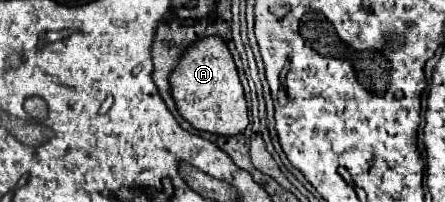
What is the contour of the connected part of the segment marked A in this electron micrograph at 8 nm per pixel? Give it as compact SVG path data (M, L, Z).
M205 37L189 47L171 75L171 87L179 113L195 129L217 135L237 135L249 125L243 85L239 81L229 47L221 37Z

